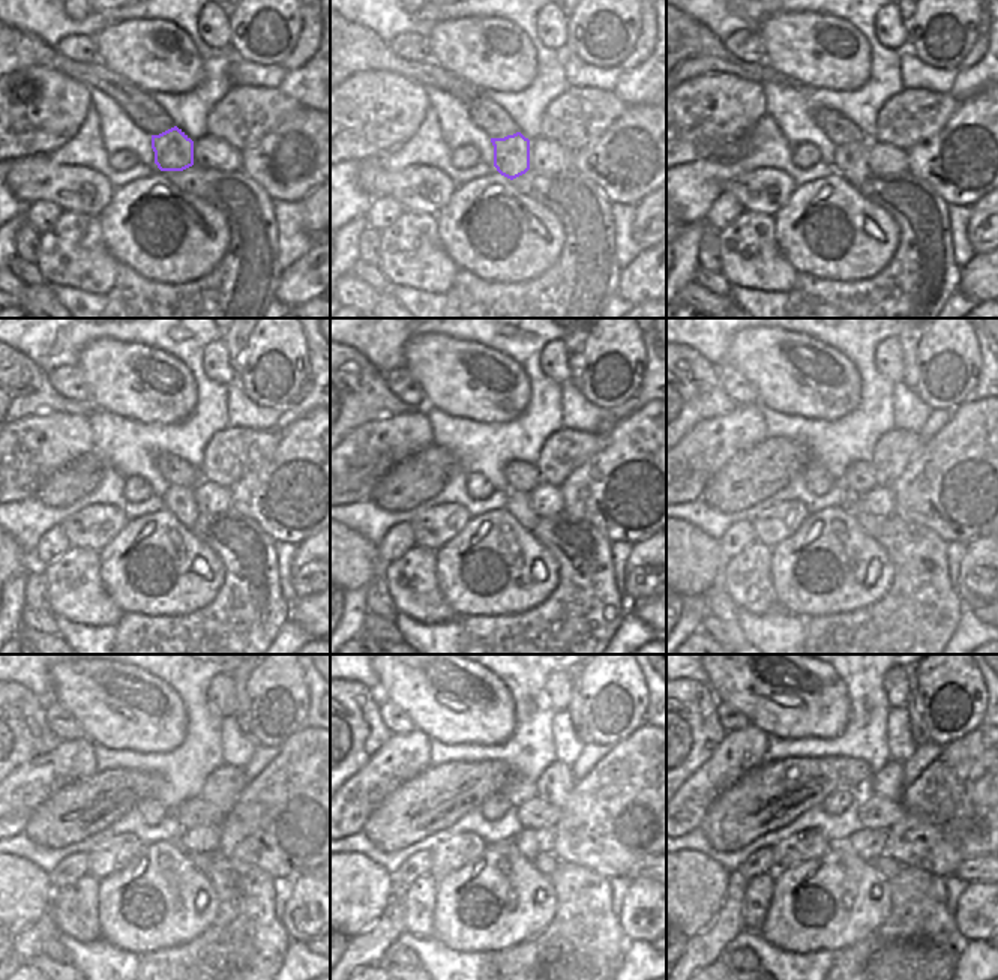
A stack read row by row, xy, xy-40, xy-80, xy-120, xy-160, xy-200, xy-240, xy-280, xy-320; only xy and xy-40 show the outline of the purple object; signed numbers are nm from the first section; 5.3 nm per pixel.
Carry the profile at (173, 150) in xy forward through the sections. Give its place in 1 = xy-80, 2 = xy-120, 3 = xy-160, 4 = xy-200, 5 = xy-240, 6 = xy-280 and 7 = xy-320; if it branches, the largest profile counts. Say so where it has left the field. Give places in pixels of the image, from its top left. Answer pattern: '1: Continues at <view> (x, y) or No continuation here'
1: Continues at xy-80 (850, 159)
2: Continues at xy-120 (179, 500)
3: Continues at xy-160 (518, 503)
4: Continues at xy-200 (869, 523)
5: Continues at xy-240 (201, 862)
6: Continues at xy-280 (547, 865)
7: Continues at xy-320 (887, 868).

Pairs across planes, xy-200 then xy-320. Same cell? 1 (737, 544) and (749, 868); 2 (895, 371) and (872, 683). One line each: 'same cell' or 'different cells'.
1: same cell
2: different cells

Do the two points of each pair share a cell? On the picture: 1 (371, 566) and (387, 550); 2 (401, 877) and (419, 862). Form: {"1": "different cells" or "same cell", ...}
{"1": "different cells", "2": "same cell"}

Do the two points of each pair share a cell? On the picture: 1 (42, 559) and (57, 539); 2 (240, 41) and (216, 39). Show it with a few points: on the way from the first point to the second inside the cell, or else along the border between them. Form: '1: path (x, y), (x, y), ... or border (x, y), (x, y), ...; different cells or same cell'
1: path (44, 554), (54, 544); same cell
2: border (228, 15), (230, 47); different cells

